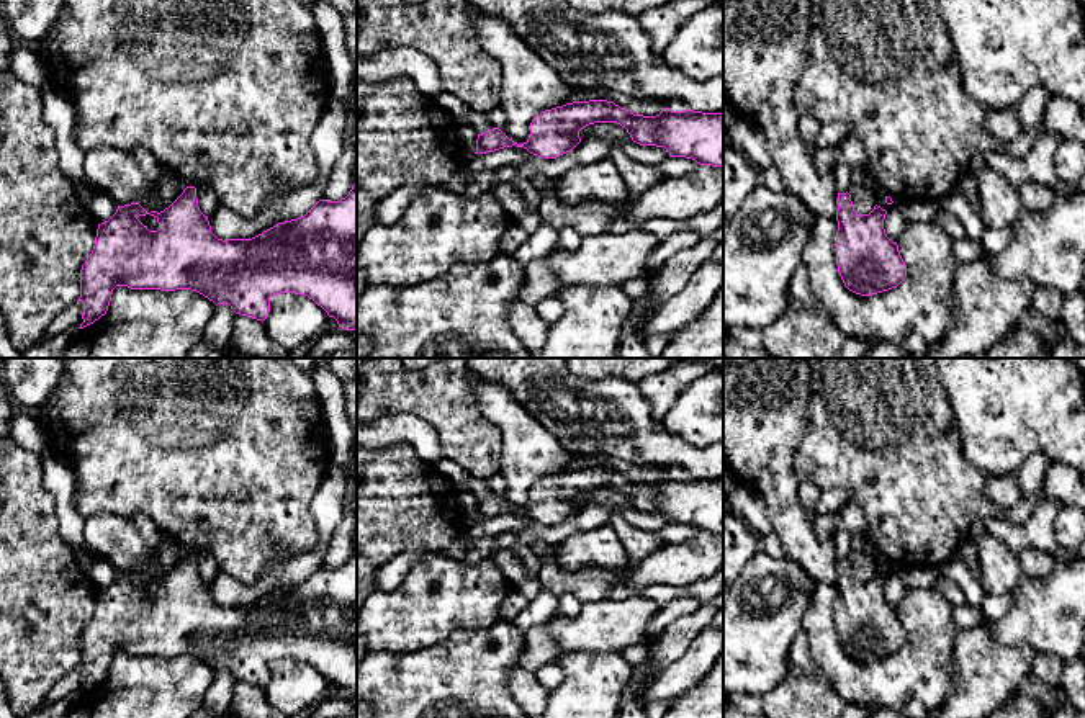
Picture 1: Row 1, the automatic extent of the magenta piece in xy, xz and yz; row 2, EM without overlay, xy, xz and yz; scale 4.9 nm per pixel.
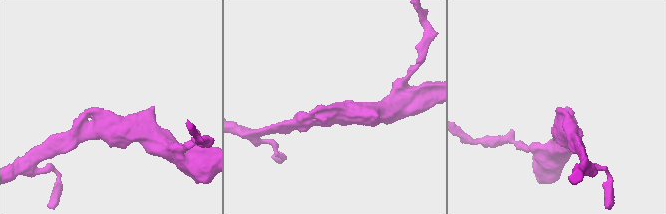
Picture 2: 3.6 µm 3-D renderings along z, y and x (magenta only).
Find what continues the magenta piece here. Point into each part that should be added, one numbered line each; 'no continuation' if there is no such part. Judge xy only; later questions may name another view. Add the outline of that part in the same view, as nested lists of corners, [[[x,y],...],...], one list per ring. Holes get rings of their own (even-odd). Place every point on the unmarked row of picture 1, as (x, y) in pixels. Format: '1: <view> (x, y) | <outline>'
no continuation

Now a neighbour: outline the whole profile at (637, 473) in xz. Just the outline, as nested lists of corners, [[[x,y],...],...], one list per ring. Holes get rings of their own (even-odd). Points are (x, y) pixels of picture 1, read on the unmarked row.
[[[571,455],[571,458],[566,463],[566,469],[573,468],[589,468],[589,466],[607,466],[614,468],[620,474],[628,476],[633,481],[643,481],[643,482],[656,482],[664,474],[668,474],[666,469],[660,466],[637,466],[633,463],[627,463],[624,460],[610,458],[610,456],[581,456],[581,455]]]

